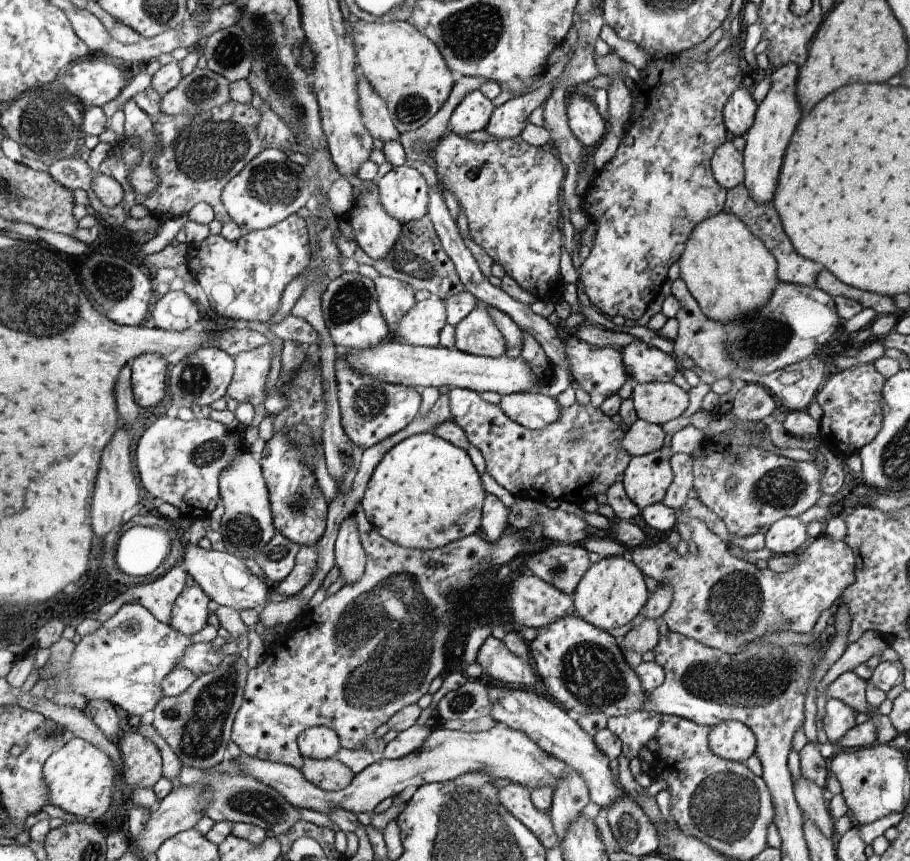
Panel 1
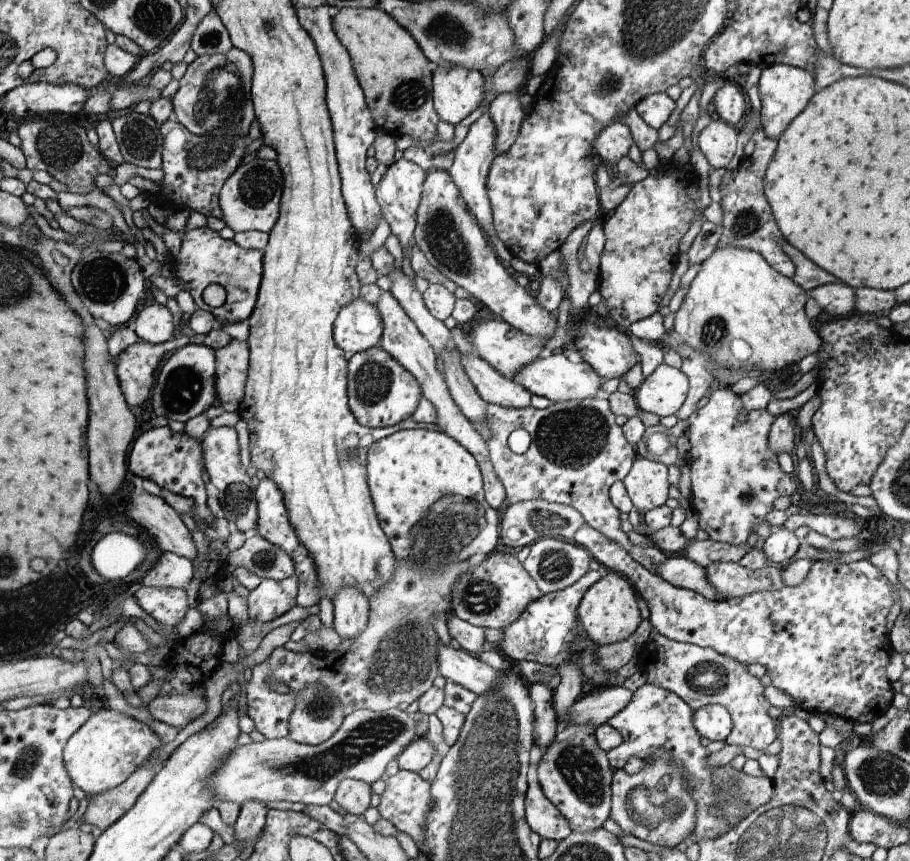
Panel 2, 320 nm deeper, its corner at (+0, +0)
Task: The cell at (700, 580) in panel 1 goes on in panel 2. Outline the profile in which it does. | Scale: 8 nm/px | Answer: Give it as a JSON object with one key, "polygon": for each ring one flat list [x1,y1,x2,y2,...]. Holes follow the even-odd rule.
{"polygon":[[714,562,704,568,704,574,721,599,744,598,785,587,781,568,771,565,760,570,748,570,736,562]]}

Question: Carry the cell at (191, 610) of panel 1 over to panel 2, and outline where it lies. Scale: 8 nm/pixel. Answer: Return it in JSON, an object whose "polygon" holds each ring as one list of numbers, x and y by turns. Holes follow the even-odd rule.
{"polygon":[[141,586,134,594,137,603,150,616,172,629,188,611,188,594,181,588]]}

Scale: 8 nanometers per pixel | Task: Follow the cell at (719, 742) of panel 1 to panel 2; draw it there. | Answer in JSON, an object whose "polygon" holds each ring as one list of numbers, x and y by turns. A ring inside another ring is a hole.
{"polygon":[[718,704,702,706,696,710,693,725,699,736,710,742,726,742,733,730,728,710]]}

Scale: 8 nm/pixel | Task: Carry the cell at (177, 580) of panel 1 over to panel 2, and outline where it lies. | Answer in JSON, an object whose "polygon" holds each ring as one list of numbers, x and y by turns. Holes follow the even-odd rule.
{"polygon":[[163,551,156,565,148,570,142,586,186,589,193,579,193,570,191,559]]}

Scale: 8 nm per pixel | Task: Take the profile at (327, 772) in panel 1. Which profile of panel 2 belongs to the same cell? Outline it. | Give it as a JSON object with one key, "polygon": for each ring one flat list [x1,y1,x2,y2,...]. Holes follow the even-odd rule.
{"polygon":[[357,779,344,781,335,794,335,801,352,815,359,817,371,807,371,784]]}

